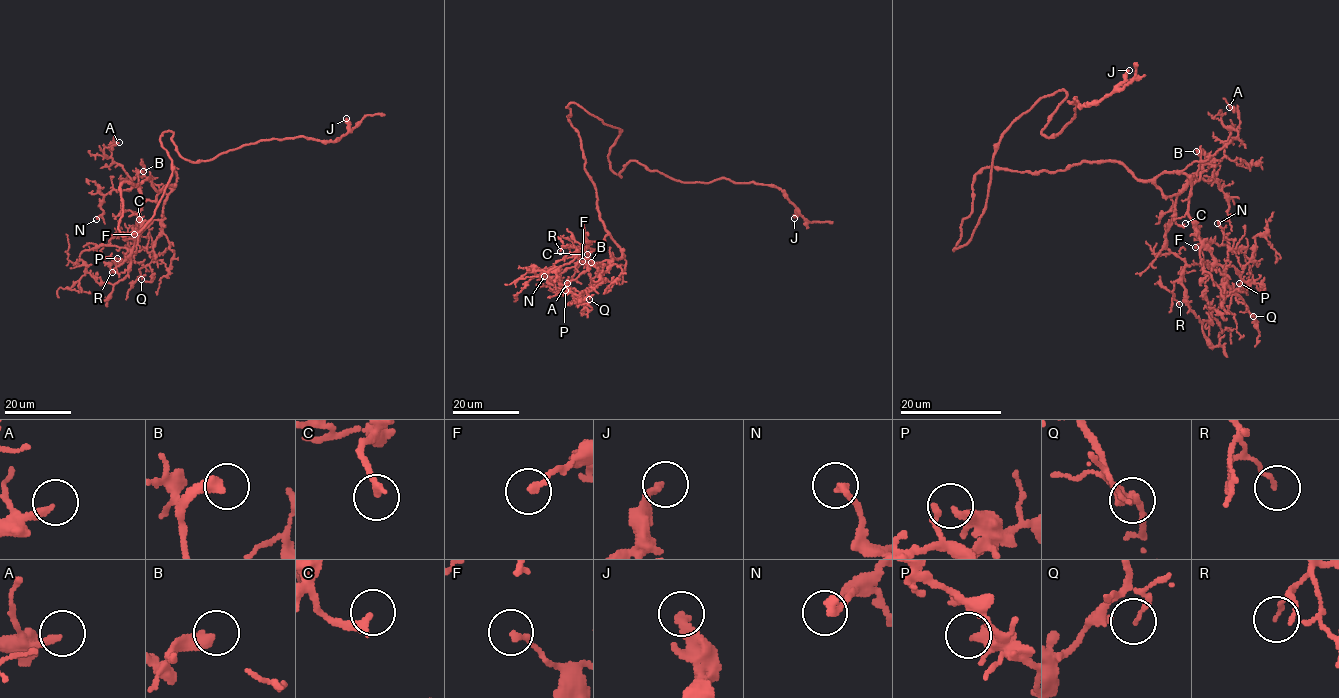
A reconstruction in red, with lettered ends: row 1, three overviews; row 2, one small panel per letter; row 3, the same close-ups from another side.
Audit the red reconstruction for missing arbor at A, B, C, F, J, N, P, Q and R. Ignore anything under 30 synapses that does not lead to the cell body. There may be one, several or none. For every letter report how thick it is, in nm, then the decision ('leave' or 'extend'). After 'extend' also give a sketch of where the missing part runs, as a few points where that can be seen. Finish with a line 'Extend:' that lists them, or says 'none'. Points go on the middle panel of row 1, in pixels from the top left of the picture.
A: calibre 220 nm; leave
B: calibre 440 nm; extend; course (591, 262), (593, 253), (589, 246), (572, 252)
C: calibre 280 nm; extend; course (587, 254), (602, 287), (600, 299), (587, 321), (606, 340), (611, 340), (616, 345)
F: calibre 200 nm; leave
J: calibre 240 nm; leave
N: calibre 260 nm; extend; course (544, 276), (533, 272), (526, 276), (530, 272)
P: calibre 260 nm; leave
Q: calibre 110 nm; extend; course (589, 299), (587, 302), (592, 317), (598, 311), (603, 312)
R: calibre 100 nm; leave
Extend: B, C, N, Q

